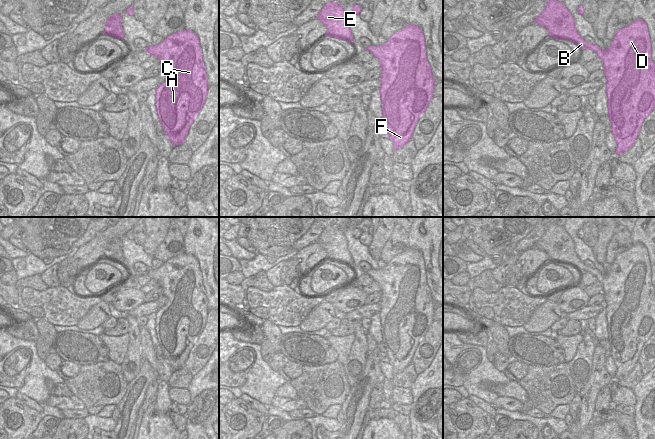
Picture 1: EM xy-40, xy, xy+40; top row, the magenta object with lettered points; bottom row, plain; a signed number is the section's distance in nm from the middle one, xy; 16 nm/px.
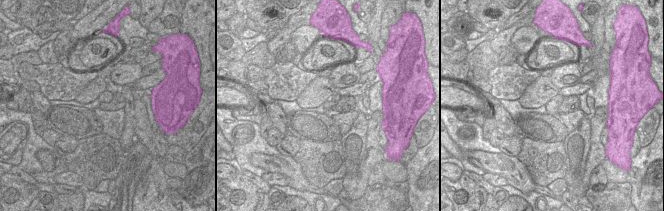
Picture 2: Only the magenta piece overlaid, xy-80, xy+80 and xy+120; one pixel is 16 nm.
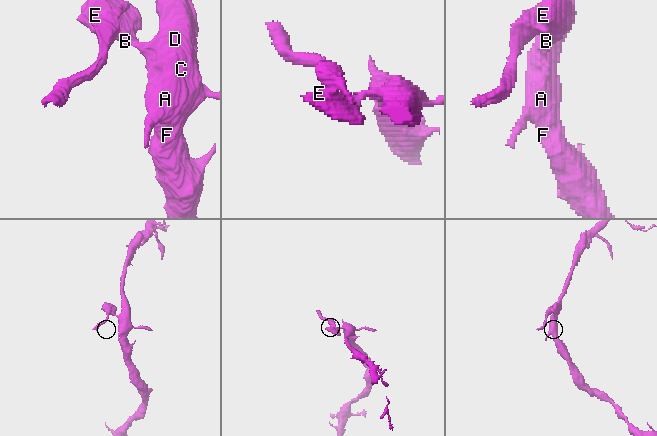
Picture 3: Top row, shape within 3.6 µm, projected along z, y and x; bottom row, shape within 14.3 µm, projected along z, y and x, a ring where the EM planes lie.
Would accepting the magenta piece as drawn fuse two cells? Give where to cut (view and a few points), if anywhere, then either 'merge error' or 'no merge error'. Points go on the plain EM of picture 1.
cut in xy+40 along (597, 270), (591, 273); merge error

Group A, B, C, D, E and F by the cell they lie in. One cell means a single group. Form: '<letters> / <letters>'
A C D F / B E

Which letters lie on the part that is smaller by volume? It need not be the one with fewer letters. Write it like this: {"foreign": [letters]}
{"foreign": ["B", "E"]}

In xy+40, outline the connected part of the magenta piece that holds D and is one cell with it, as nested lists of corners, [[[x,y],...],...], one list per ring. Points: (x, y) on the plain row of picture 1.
[[[633,244],[618,254],[608,273],[592,272],[603,286],[608,341],[617,367],[616,379],[627,376],[638,362],[644,343],[655,332],[655,288],[651,282],[651,265],[647,248]]]

